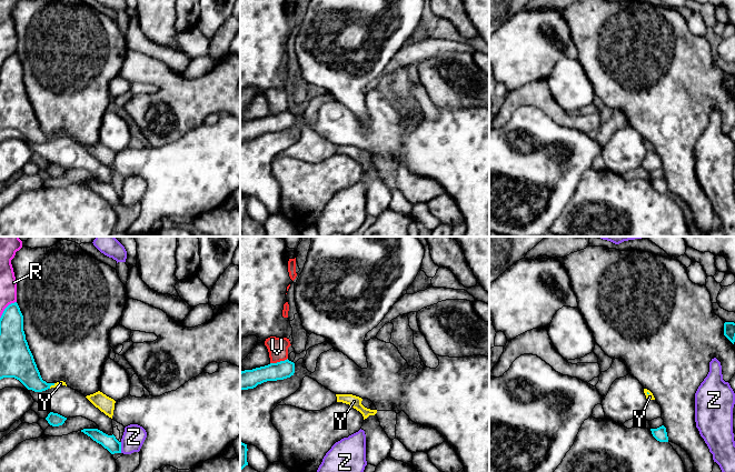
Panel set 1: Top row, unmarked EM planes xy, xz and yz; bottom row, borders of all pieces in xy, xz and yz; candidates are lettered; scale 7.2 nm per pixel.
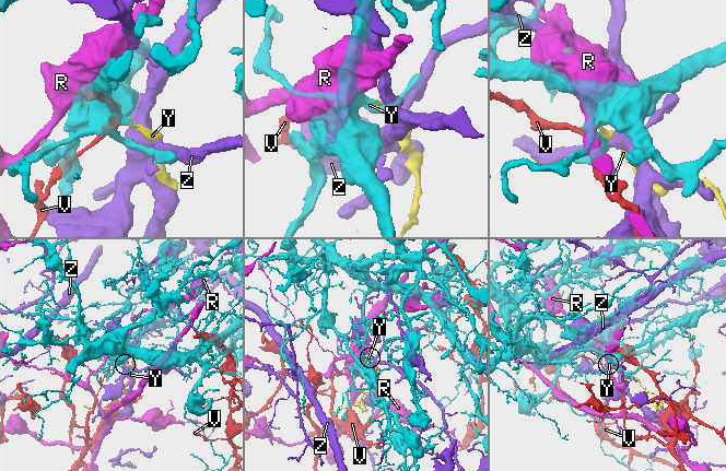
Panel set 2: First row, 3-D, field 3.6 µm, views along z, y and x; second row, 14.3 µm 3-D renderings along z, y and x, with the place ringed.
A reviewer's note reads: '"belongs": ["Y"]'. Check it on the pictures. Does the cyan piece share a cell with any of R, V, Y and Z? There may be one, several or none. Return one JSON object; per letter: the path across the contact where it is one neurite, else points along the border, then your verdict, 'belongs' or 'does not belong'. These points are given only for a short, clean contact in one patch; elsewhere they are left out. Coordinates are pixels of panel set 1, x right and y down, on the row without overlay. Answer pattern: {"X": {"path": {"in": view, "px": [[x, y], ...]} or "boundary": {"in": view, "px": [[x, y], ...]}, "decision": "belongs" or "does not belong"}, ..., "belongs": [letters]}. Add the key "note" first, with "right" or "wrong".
{"note": "right", "R": {"decision": "does not belong"}, "V": {"decision": "does not belong"}, "Y": {"path": {"in": "xy", "px": [[22, 118], [40, 136], [51, 136], [60, 134]]}, "decision": "belongs"}, "Z": {"decision": "does not belong"}, "belongs": ["Y"]}

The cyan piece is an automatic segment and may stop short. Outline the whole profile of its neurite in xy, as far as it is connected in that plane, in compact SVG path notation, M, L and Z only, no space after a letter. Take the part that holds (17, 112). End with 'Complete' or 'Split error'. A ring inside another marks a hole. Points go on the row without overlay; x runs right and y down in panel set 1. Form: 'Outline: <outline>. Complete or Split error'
Outline: M17 53L9 56L0 69L0 131L14 129L28 141L42 143L66 137L42 131L23 82L23 67Z. Split error

